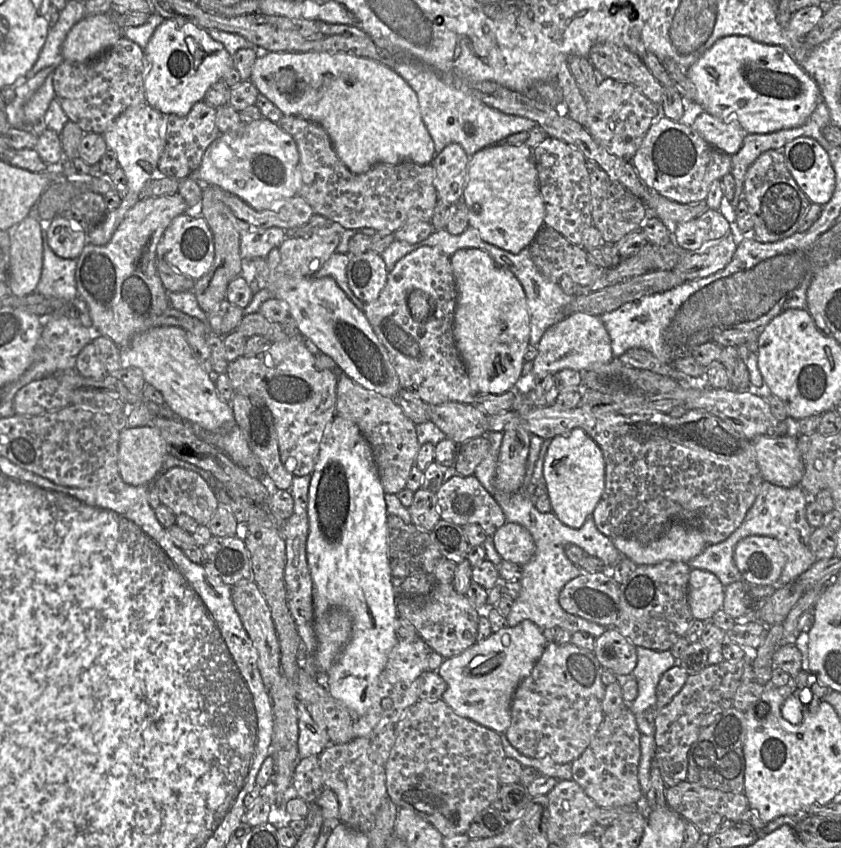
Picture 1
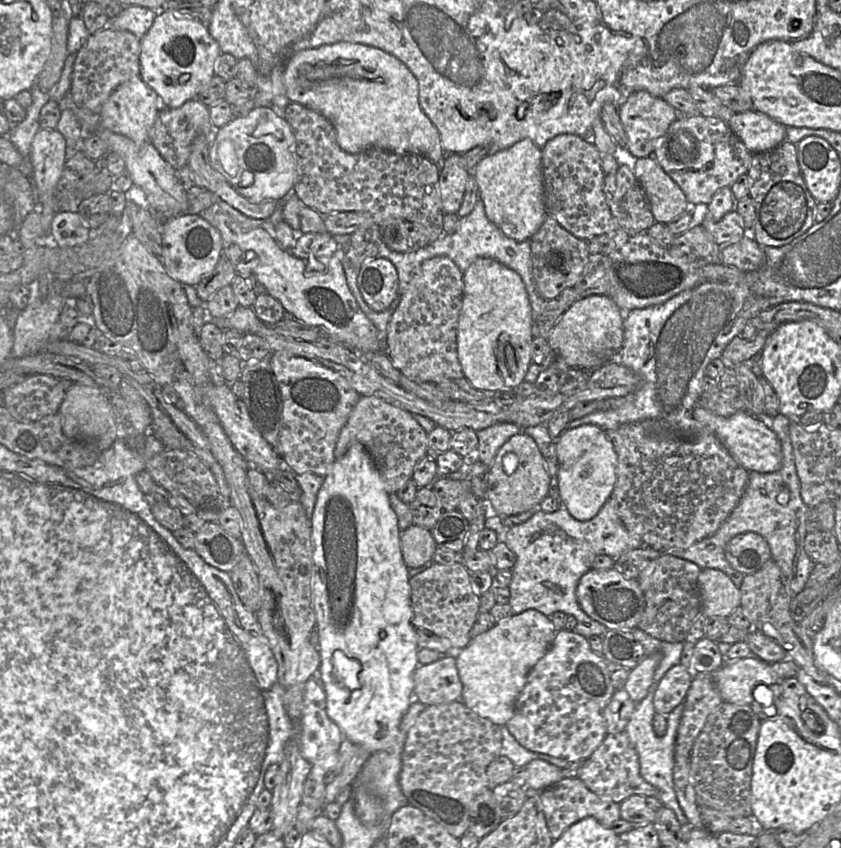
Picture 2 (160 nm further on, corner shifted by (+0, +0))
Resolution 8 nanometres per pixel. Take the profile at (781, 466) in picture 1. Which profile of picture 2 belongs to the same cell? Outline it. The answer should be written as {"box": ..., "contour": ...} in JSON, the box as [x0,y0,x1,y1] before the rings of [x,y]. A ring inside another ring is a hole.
{"box":[690,405,782,473],"contour":[[[698,405],[694,407],[690,415],[694,420],[711,430],[734,460],[748,472],[770,473],[779,469],[782,461],[780,441],[768,426],[768,422],[761,417],[755,417],[746,411],[739,411],[731,416],[723,417]]]}

